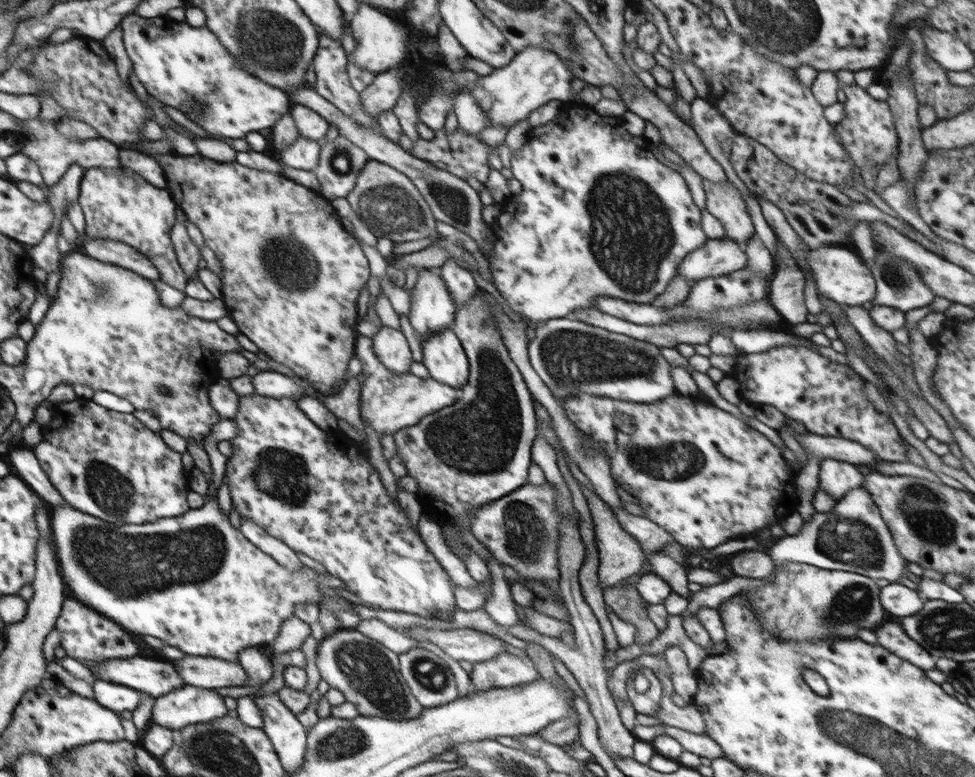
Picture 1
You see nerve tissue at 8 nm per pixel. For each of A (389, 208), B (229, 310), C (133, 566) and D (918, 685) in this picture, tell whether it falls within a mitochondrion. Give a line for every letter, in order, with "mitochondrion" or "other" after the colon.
A: mitochondrion
B: other
C: mitochondrion
D: other

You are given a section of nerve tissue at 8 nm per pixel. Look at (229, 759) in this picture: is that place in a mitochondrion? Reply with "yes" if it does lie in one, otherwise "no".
yes

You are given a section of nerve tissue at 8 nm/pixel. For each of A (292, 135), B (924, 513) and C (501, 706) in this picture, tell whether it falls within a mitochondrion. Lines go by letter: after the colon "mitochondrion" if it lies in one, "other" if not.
A: other
B: mitochondrion
C: other

